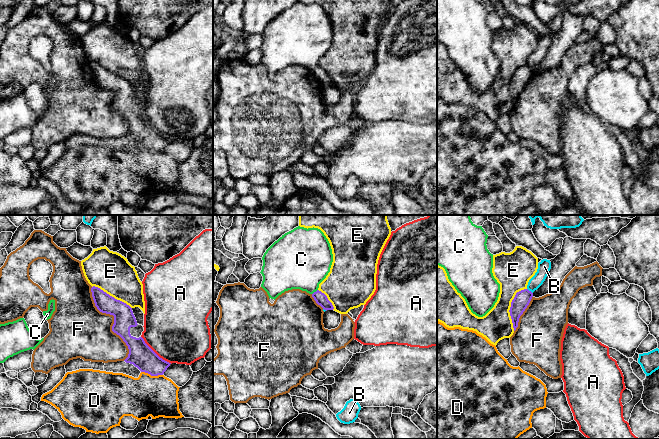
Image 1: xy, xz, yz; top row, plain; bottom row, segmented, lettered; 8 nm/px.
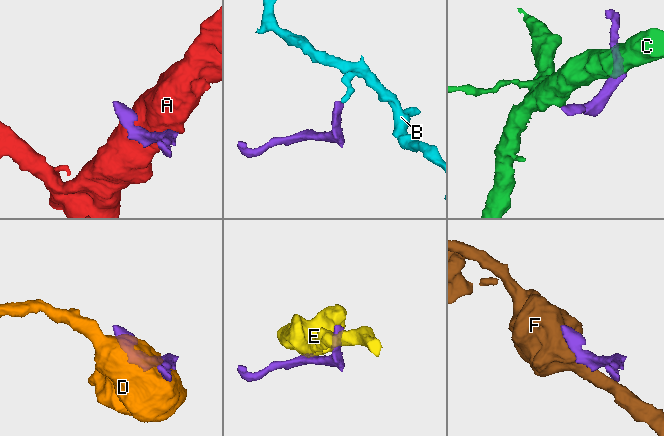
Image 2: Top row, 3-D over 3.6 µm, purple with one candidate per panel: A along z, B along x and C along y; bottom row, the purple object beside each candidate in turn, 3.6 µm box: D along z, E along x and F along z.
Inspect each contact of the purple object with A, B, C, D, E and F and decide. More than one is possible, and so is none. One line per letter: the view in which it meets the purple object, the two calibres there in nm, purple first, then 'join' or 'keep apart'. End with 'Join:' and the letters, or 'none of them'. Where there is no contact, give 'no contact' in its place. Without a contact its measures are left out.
A: xy | 190/500 nm | keep apart
B: yz | 130/100 nm | keep apart
C: xz | 100/420 nm | keep apart
D: xy | 190/340 nm | keep apart
E: yz | 130/260 nm | keep apart
F: xy | 170/420 nm | keep apart
Join: none of them

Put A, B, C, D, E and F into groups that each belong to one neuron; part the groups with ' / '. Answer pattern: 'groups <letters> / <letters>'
groups A / B / C / D / E / F

